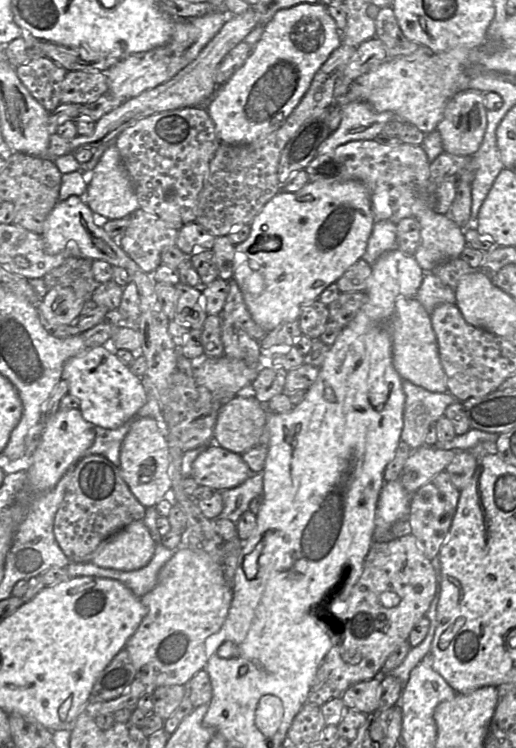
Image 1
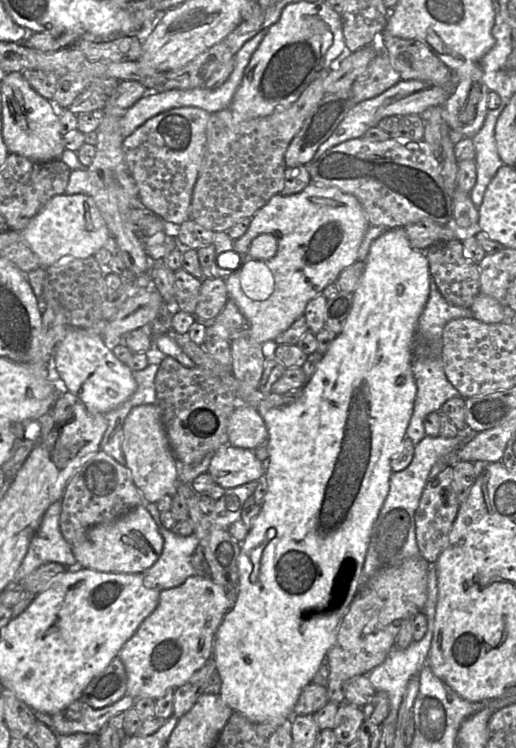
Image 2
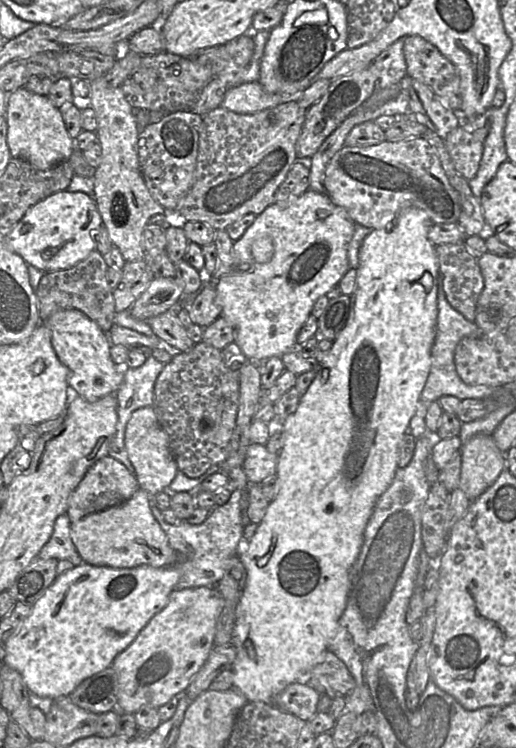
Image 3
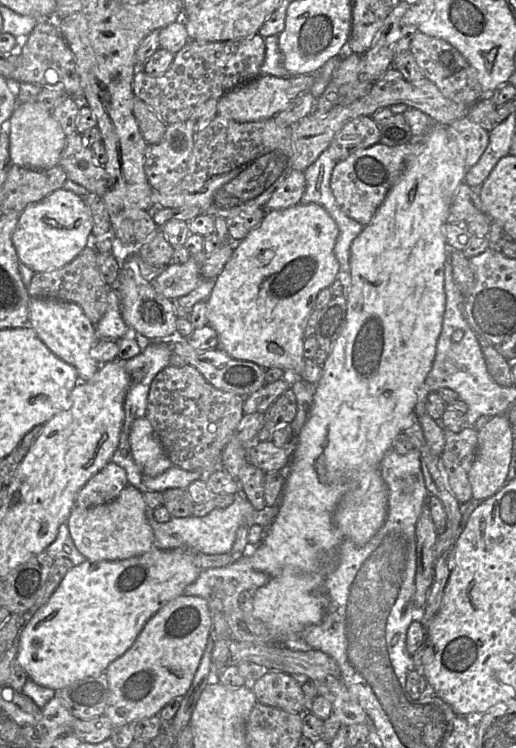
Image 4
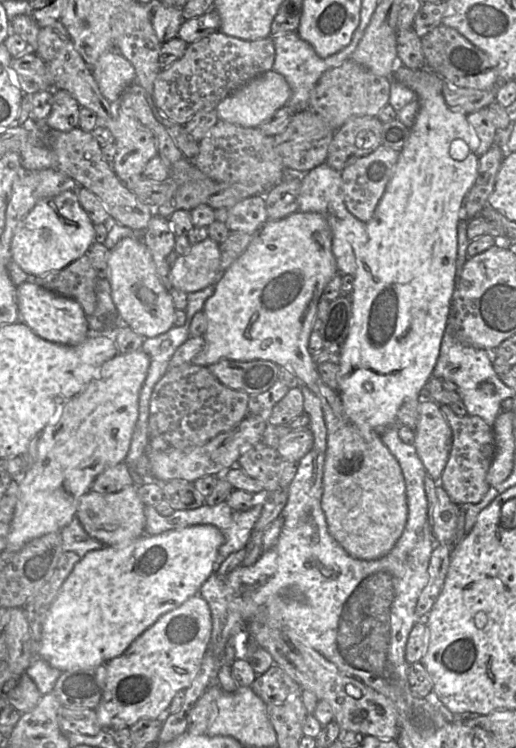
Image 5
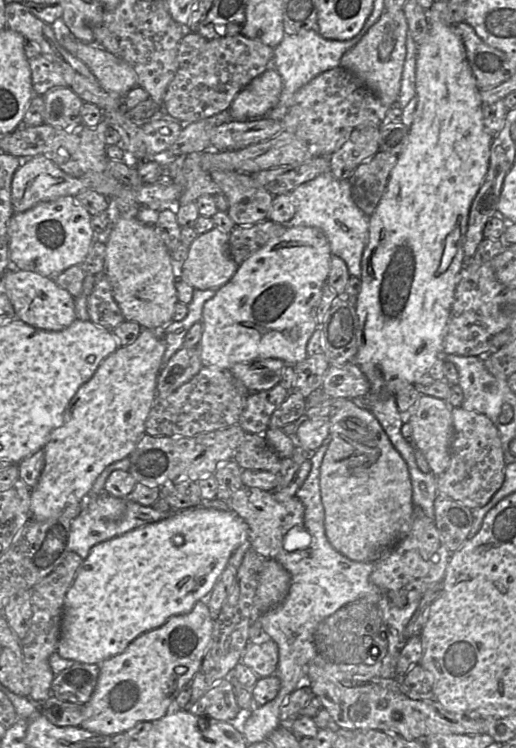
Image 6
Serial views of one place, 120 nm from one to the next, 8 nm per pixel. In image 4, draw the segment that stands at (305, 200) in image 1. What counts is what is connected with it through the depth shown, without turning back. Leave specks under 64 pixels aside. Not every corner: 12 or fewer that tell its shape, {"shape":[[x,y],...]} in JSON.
{"shape":[[267,210],[207,298],[218,347],[299,375],[339,229]]}

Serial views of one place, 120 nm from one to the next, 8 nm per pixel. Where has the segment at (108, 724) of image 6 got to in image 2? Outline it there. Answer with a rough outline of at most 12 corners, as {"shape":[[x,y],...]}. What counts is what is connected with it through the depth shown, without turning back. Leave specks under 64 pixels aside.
{"shape":[[224,589],[161,591],[118,653],[127,695],[155,701],[212,658]]}

